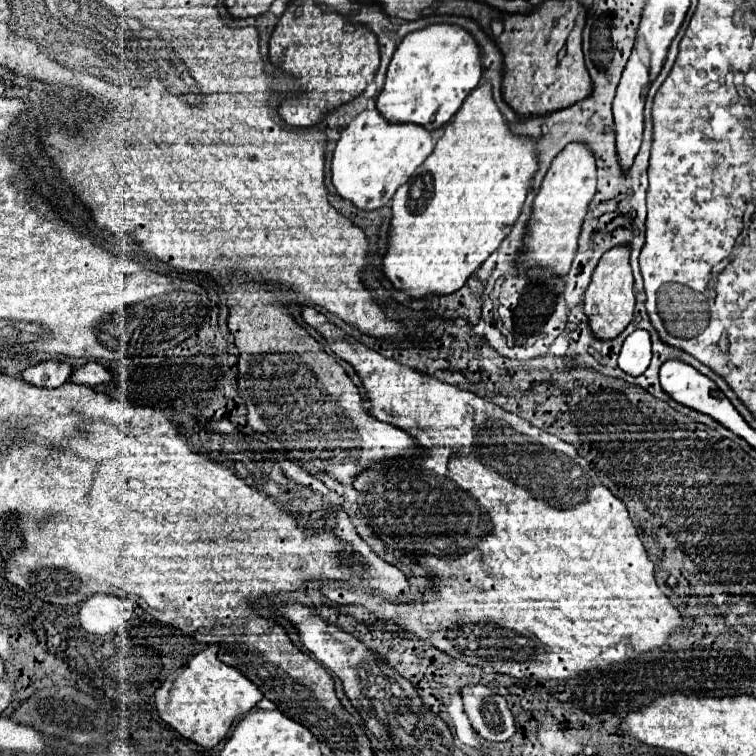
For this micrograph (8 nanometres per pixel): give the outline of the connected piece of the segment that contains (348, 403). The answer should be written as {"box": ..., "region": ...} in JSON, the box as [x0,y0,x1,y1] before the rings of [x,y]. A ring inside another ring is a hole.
{"box":[239,350,415,484],"region":[[[325,350],[309,352],[267,352],[267,364],[239,364],[239,394],[249,410],[249,426],[265,436],[285,444],[285,456],[293,462],[311,466],[319,472],[333,474],[341,484],[351,480],[373,462],[397,456],[415,456],[415,440],[391,426],[373,418],[361,408],[361,396],[351,378],[343,372],[341,364]]]}

